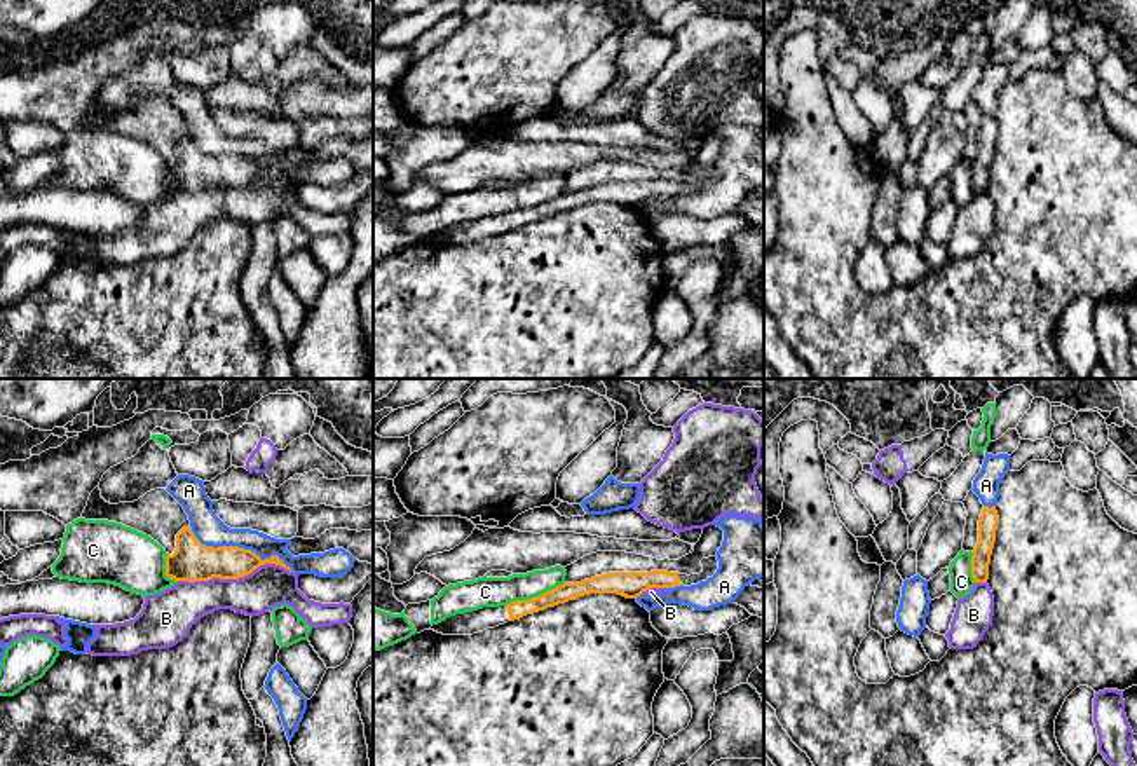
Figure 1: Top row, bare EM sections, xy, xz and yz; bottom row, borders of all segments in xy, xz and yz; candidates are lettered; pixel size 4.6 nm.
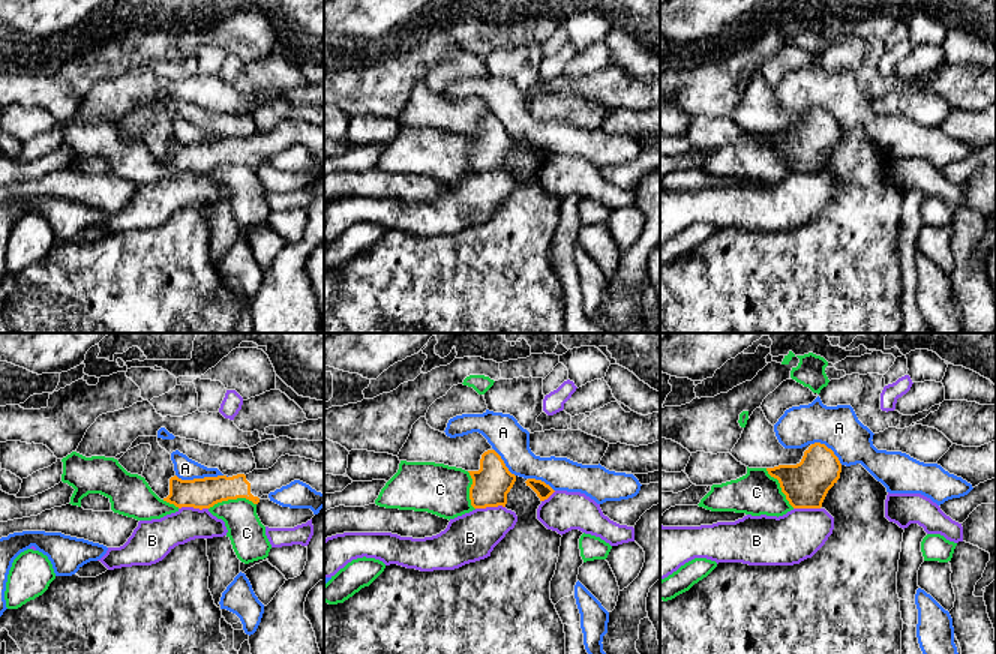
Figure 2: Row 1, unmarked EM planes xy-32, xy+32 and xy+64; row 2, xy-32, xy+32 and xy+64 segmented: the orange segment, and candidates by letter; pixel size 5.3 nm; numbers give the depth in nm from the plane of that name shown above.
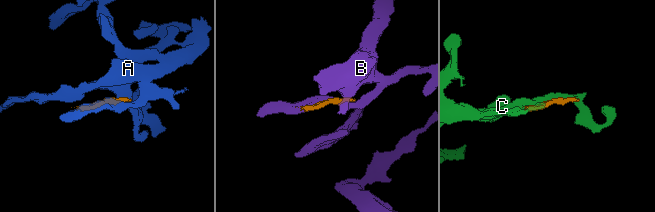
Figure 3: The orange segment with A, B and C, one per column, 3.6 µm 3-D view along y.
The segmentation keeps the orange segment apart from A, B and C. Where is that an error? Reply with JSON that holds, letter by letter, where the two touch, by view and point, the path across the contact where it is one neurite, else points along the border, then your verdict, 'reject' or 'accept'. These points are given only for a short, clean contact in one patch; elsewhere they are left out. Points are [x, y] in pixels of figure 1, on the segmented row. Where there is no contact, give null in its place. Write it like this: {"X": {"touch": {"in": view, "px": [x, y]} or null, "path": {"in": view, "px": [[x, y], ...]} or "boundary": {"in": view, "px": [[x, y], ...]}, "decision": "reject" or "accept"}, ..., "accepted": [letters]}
{"A": {"touch": {"in": "xy", "px": [241, 548]}, "decision": "reject"}, "B": {"touch": {"in": "xy", "px": [234, 578]}, "decision": "reject"}, "C": {"touch": {"in": "xz", "px": [534, 597]}, "decision": "reject"}, "accepted": []}

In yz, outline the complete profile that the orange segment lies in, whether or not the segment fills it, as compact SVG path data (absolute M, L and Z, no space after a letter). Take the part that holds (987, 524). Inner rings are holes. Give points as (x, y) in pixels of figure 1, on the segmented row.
M984 506L978 520L978 543L971 557L971 576L975 583L987 583L989 579L989 564L996 543L997 523L999 516L996 508Z

